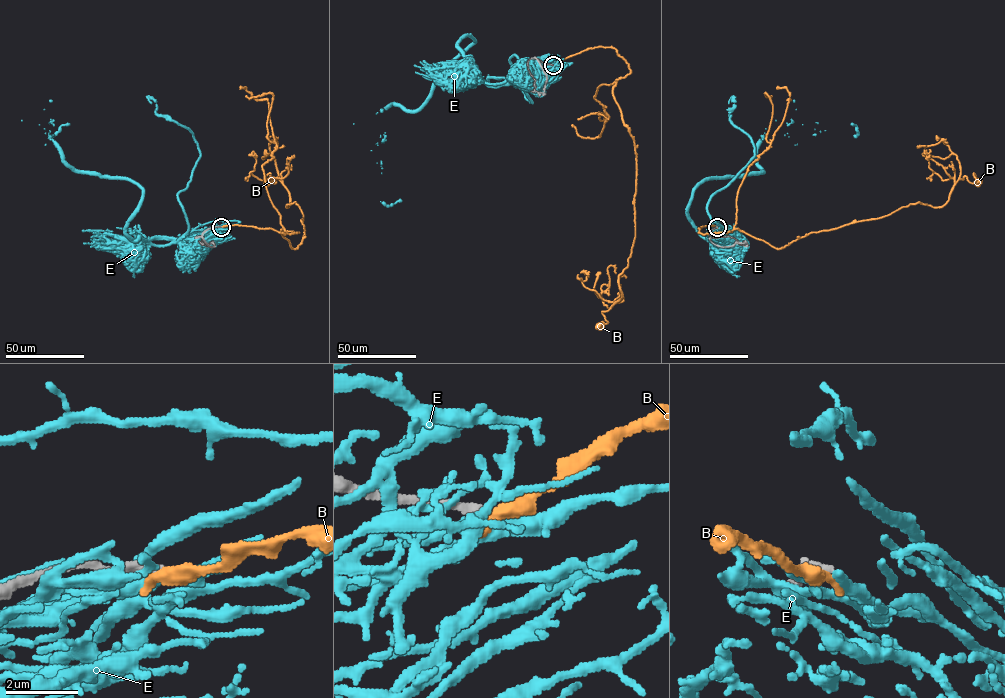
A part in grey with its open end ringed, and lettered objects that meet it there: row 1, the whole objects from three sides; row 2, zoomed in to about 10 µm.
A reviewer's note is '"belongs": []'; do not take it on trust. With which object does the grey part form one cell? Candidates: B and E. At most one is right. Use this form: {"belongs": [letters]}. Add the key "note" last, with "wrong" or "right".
{"belongs": [], "note": "right"}

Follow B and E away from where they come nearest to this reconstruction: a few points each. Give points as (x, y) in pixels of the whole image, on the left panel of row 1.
B: (220, 226), (298, 232), (280, 231), (296, 248), (299, 207), (286, 207), (279, 179), (269, 173), (267, 181)
E: (220, 227), (132, 240), (142, 190), (67, 163), (39, 125), (69, 124)

